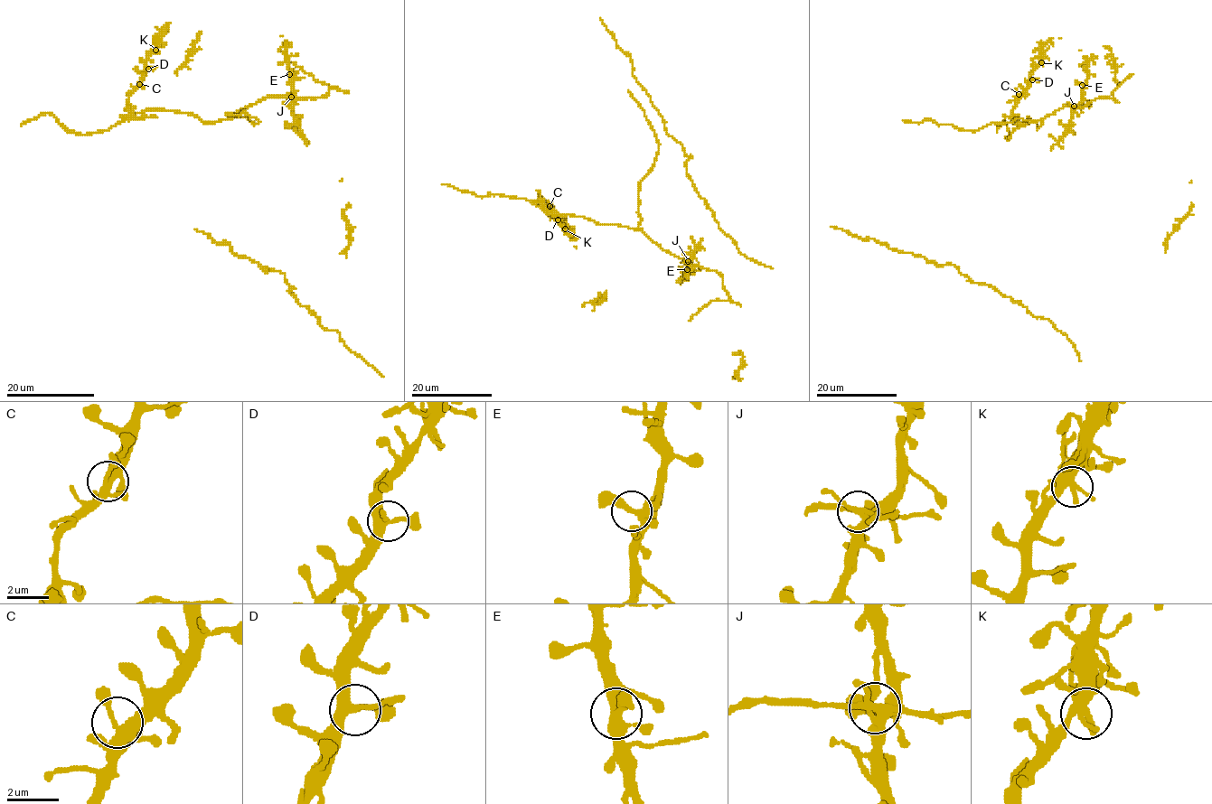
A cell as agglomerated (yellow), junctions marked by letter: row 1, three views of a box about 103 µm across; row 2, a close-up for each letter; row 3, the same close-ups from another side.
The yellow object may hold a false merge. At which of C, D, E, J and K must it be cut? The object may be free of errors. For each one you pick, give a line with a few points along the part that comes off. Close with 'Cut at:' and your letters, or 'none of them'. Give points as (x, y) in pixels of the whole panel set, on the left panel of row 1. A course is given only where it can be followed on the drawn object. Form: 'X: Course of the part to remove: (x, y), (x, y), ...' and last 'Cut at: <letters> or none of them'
Cut at: none of them

